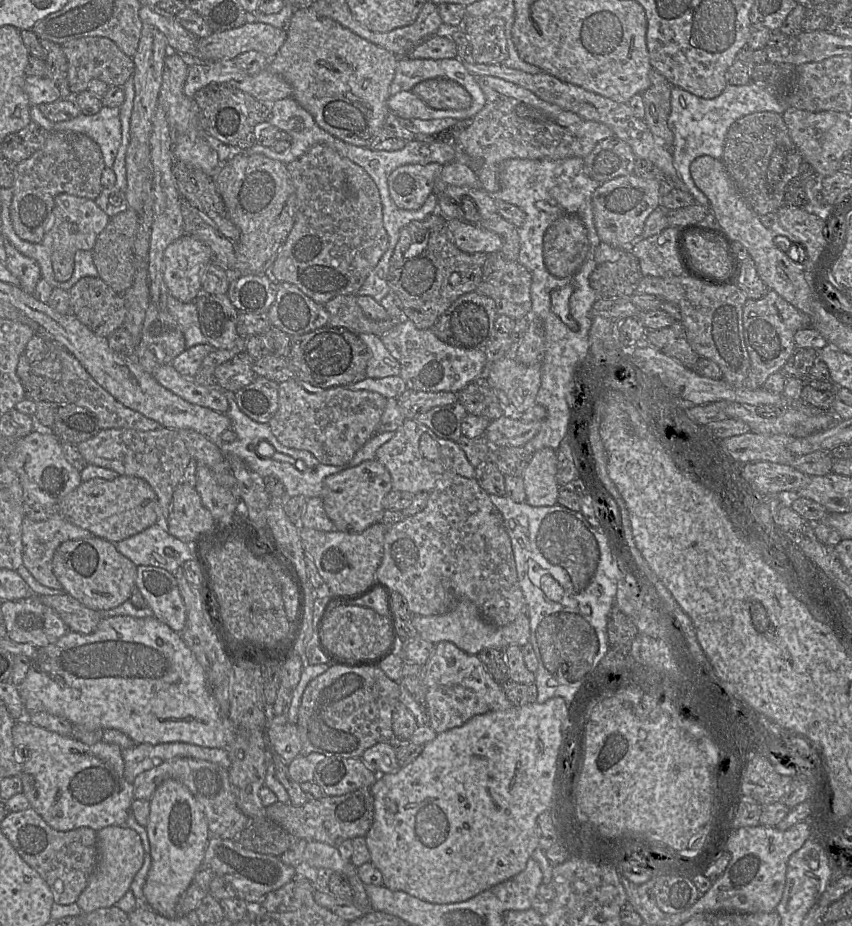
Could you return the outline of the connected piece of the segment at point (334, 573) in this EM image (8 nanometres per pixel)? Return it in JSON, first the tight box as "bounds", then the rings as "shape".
{"bounds":[299,523,387,597],"shape":[[[376,523],[360,534],[341,531],[323,532],[299,526],[299,535],[306,555],[310,556],[321,578],[328,586],[329,596],[345,597],[361,591],[376,579],[383,557],[387,528]]]}

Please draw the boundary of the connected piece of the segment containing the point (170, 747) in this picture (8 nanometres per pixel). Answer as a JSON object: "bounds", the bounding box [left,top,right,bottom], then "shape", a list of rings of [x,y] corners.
{"bounds":[121,742,231,783],"shape":[[[172,742],[161,744],[136,743],[121,752],[124,761],[124,778],[132,783],[141,772],[173,758],[205,760],[229,768],[231,761],[227,749],[209,748],[194,744]]]}

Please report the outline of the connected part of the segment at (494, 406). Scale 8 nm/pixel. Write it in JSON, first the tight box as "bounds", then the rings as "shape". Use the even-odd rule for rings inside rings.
{"bounds":[454,374,504,421],"shape":[[[485,374],[454,393],[457,394],[458,402],[464,406],[468,414],[485,417],[490,421],[504,414],[496,390],[487,384]]]}

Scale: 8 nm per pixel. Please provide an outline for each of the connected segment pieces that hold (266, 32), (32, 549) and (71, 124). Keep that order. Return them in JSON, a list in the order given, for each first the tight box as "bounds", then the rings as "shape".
[{"bounds":[197,22,287,62],"shape":[[[246,22],[244,25],[213,32],[200,38],[197,51],[201,62],[235,59],[238,55],[255,50],[272,60],[285,42],[287,31],[260,22]]]},{"bounds":[21,515,95,591],"shape":[[[53,515],[49,519],[39,522],[24,517],[21,530],[22,564],[39,584],[58,591],[63,591],[52,569],[52,560],[56,549],[65,541],[90,537],[95,536],[87,530],[70,524],[60,515]]]},{"bounds":[52,107,121,168],"shape":[[[102,107],[95,115],[77,117],[54,123],[52,132],[75,132],[90,137],[99,145],[105,167],[112,168],[121,144],[119,107]]]}]

